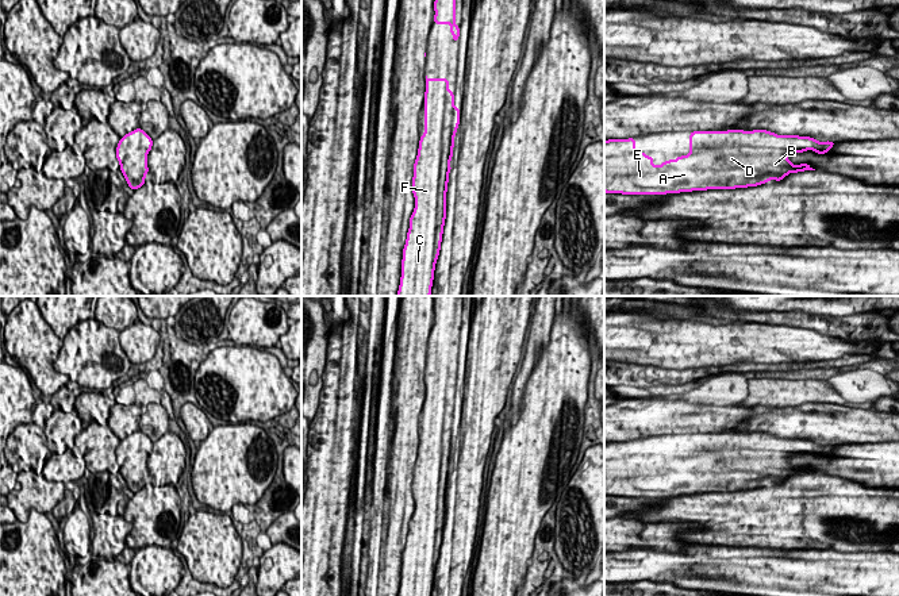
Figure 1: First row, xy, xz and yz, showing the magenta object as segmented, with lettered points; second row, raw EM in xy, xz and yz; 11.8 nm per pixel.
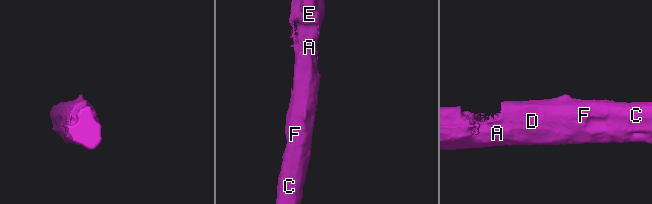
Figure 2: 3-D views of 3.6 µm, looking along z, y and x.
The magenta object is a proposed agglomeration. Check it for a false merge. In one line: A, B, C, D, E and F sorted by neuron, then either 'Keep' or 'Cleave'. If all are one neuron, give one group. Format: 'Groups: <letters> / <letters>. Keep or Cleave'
Groups: A B C D E F. Keep

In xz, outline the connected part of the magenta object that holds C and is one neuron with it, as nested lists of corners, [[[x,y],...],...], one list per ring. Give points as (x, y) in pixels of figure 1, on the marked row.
[[[429,78],[424,92],[424,134],[420,135],[418,155],[414,164],[412,193],[415,208],[408,220],[402,259],[402,277],[397,296],[430,296],[435,264],[439,257],[446,219],[446,192],[454,136],[461,111],[454,105],[454,93],[447,88],[449,78]]]

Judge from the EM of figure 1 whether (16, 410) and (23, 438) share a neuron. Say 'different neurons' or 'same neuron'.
different neurons

